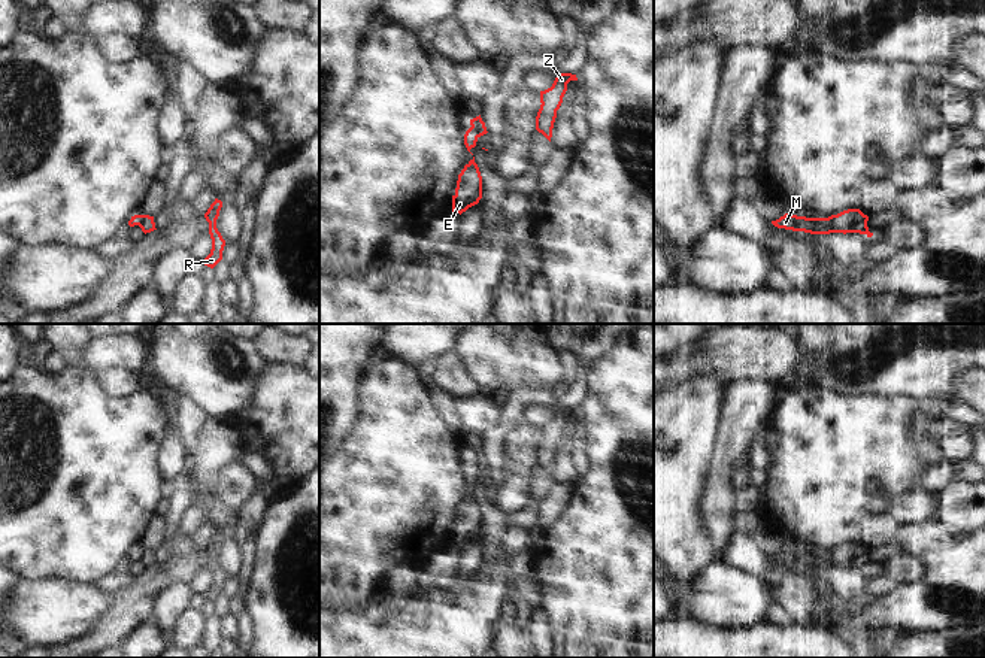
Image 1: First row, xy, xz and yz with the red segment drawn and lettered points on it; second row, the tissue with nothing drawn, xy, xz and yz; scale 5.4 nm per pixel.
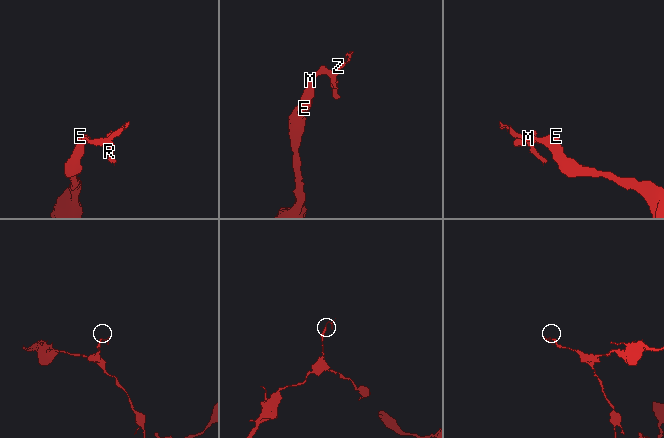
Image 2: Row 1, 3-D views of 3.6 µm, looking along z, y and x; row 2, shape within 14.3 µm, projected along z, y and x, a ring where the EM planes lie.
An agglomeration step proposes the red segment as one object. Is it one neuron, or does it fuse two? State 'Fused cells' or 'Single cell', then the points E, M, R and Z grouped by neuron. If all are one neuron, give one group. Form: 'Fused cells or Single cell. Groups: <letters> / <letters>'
Fused cells. Groups: E / M R Z

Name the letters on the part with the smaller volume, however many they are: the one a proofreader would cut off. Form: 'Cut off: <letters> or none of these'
Cut off: M, R, Z

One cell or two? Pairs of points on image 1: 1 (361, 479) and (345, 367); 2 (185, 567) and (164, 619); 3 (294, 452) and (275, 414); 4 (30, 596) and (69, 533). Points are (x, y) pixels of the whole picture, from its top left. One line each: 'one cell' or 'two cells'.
1: two cells
2: two cells
3: one cell
4: two cells

